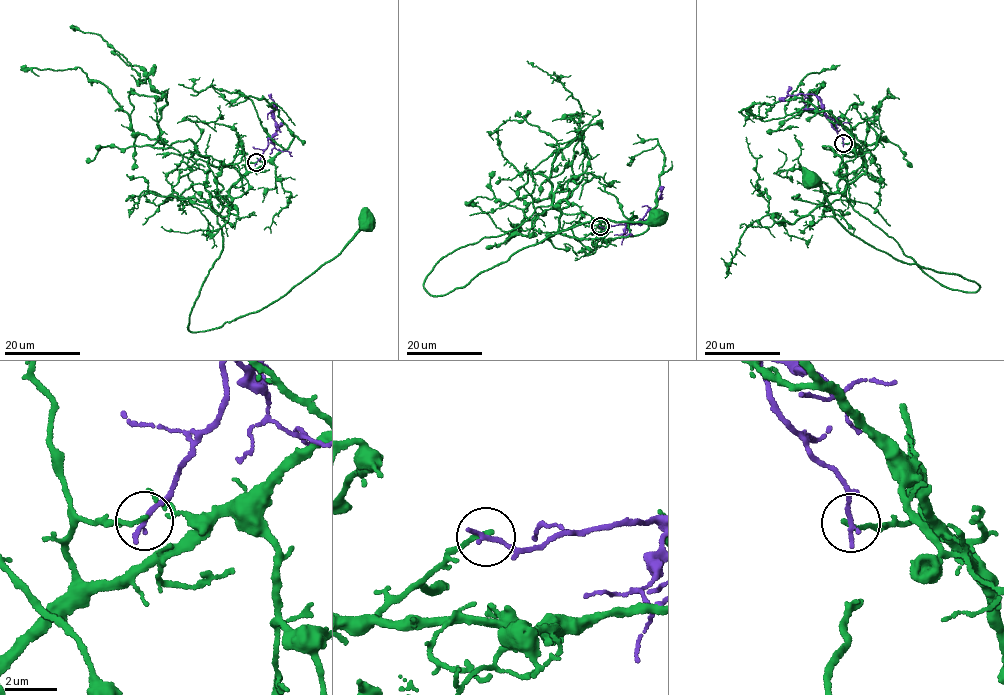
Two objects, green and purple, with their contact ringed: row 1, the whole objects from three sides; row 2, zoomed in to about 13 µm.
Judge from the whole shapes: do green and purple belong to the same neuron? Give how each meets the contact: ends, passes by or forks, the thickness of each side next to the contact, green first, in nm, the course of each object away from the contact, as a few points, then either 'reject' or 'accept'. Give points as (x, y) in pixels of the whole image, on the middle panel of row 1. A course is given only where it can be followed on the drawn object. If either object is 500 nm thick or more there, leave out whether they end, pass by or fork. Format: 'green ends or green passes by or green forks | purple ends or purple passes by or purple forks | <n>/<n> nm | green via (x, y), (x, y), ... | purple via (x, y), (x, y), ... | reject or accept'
green ends | purple ends | 170/240 nm | green via (599, 226), (565, 236), (558, 209), (538, 206), (446, 256), (424, 289), (448, 294), (589, 221), (660, 217) | purple via (599, 226), (641, 225), (653, 211), (659, 199) | reject

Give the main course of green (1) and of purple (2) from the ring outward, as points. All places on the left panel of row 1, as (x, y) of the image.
1: (256, 162), (246, 162), (217, 217), (221, 250), (191, 310), (192, 331), (271, 304), (368, 221)
2: (256, 162), (276, 129), (272, 113), (274, 102), (268, 95)

